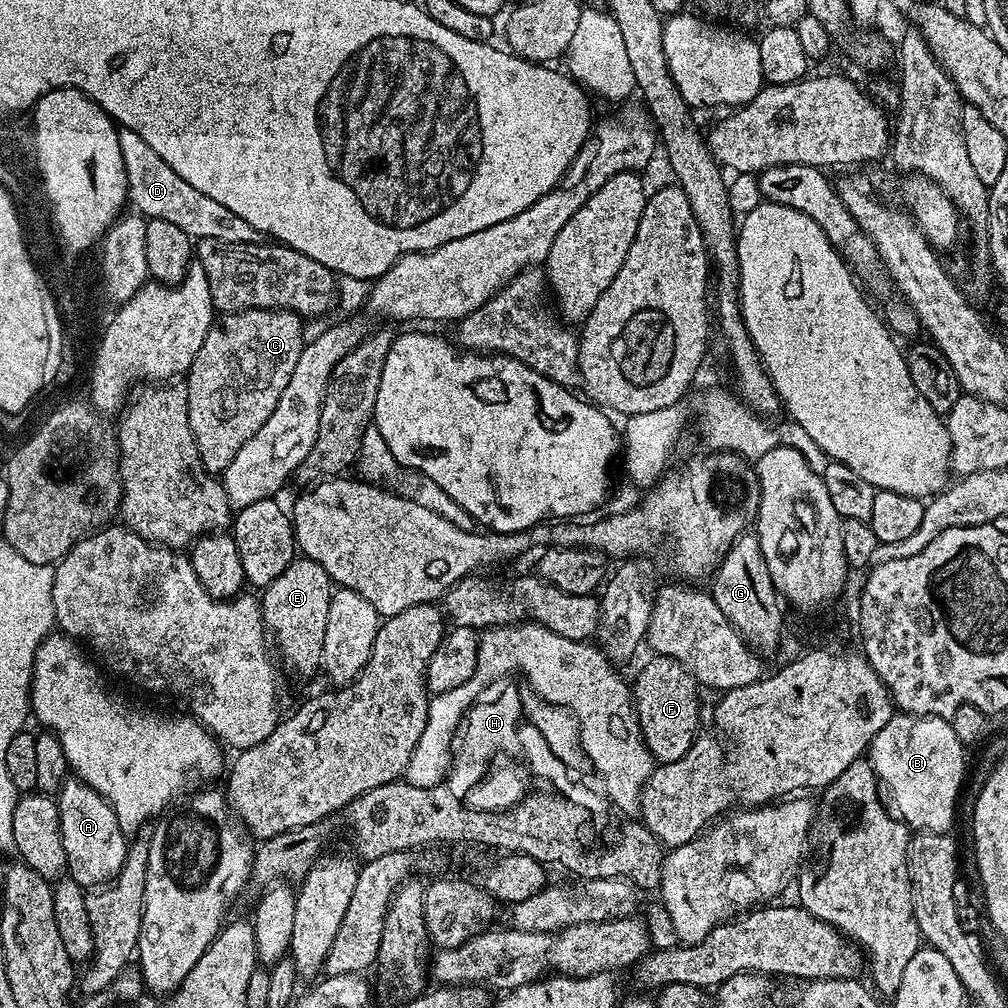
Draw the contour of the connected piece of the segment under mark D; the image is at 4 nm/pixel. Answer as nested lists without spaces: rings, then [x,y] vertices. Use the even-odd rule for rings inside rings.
[[[129,128],[119,129],[118,146],[122,152],[122,166],[126,166],[126,182],[128,183],[128,200],[139,215],[148,220],[165,220],[173,226],[178,226],[178,230],[186,230],[186,234],[196,240],[206,238],[218,238],[222,242],[234,242],[235,244],[255,244],[258,234],[250,222],[238,218],[231,210],[226,210],[219,202],[214,202],[214,198],[209,198],[207,194],[202,194],[202,190],[194,190],[190,182],[178,178],[158,154],[154,154],[154,149],[146,146],[138,134]]]

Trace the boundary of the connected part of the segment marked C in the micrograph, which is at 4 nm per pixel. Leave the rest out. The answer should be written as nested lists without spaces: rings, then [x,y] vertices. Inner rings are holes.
[[[251,308],[221,315],[210,326],[202,350],[198,350],[186,373],[190,430],[208,472],[223,473],[224,468],[234,462],[234,454],[238,454],[238,450],[258,434],[262,422],[274,414],[274,406],[278,406],[278,398],[282,398],[282,390],[286,390],[286,382],[290,382],[290,374],[294,374],[294,366],[298,366],[298,358],[304,349],[304,324],[296,312],[281,308]]]

